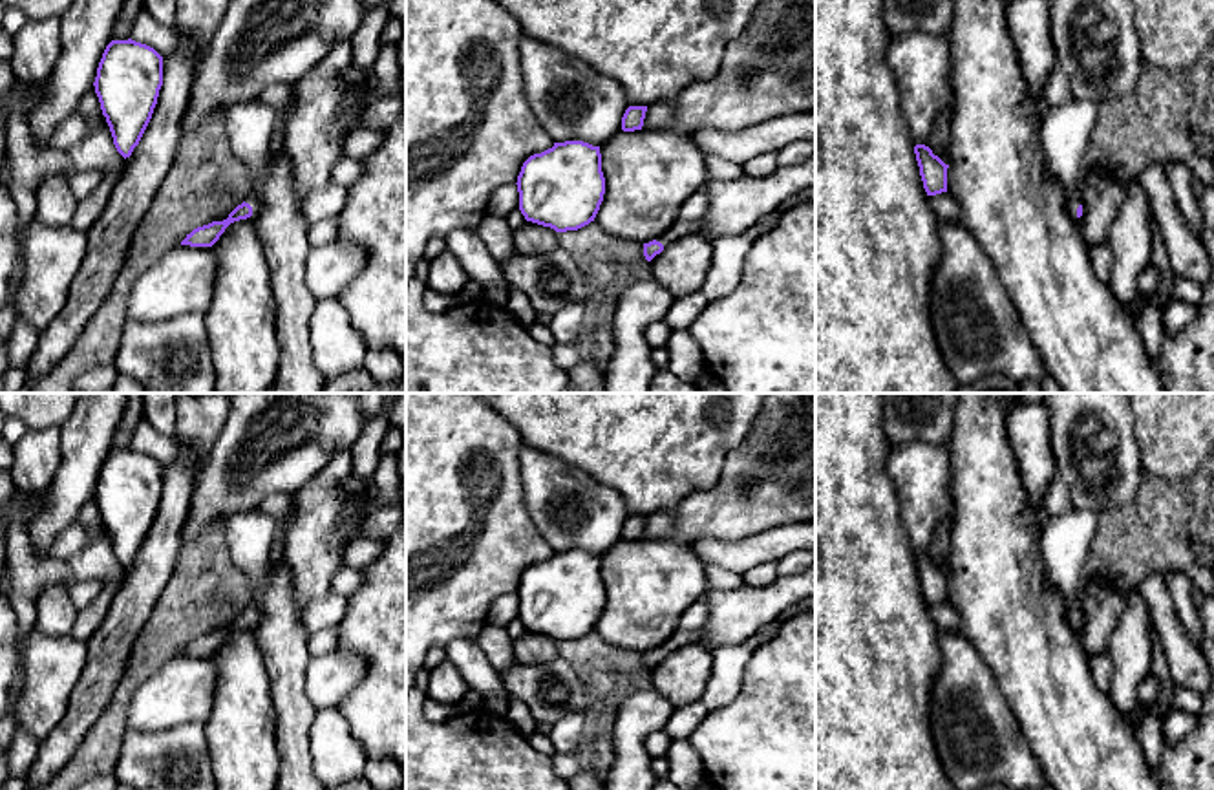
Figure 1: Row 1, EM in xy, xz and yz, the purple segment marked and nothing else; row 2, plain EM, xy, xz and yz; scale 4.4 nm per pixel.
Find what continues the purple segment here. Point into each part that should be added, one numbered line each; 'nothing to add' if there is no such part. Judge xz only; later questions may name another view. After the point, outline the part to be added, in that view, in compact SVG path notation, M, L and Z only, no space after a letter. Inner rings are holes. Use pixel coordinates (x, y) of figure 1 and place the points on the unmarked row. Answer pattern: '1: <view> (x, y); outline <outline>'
1: xz (681, 639); outline M678 629L669 640L656 647L667 658L673 651L687 646L687 644L702 644L704 629L697 631L682 631Z

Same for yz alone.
1: yz (1072, 611); outline M1070 602L1068 607L1066 607L1066 611L1064 611L1064 614L1066 614L1066 620L1068 620L1070 627L1073 631L1077 631L1079 629L1077 627L1077 618L1081 614L1079 603L1077 602Z

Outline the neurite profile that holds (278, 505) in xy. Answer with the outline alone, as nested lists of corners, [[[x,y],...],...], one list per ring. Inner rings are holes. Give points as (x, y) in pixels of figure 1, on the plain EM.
[[[272,492],[261,499],[258,508],[267,516],[271,516],[280,527],[283,527],[289,523],[294,512],[294,503],[291,494]]]

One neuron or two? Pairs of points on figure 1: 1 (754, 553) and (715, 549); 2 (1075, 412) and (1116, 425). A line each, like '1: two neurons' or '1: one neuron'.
1: one neuron
2: one neuron

